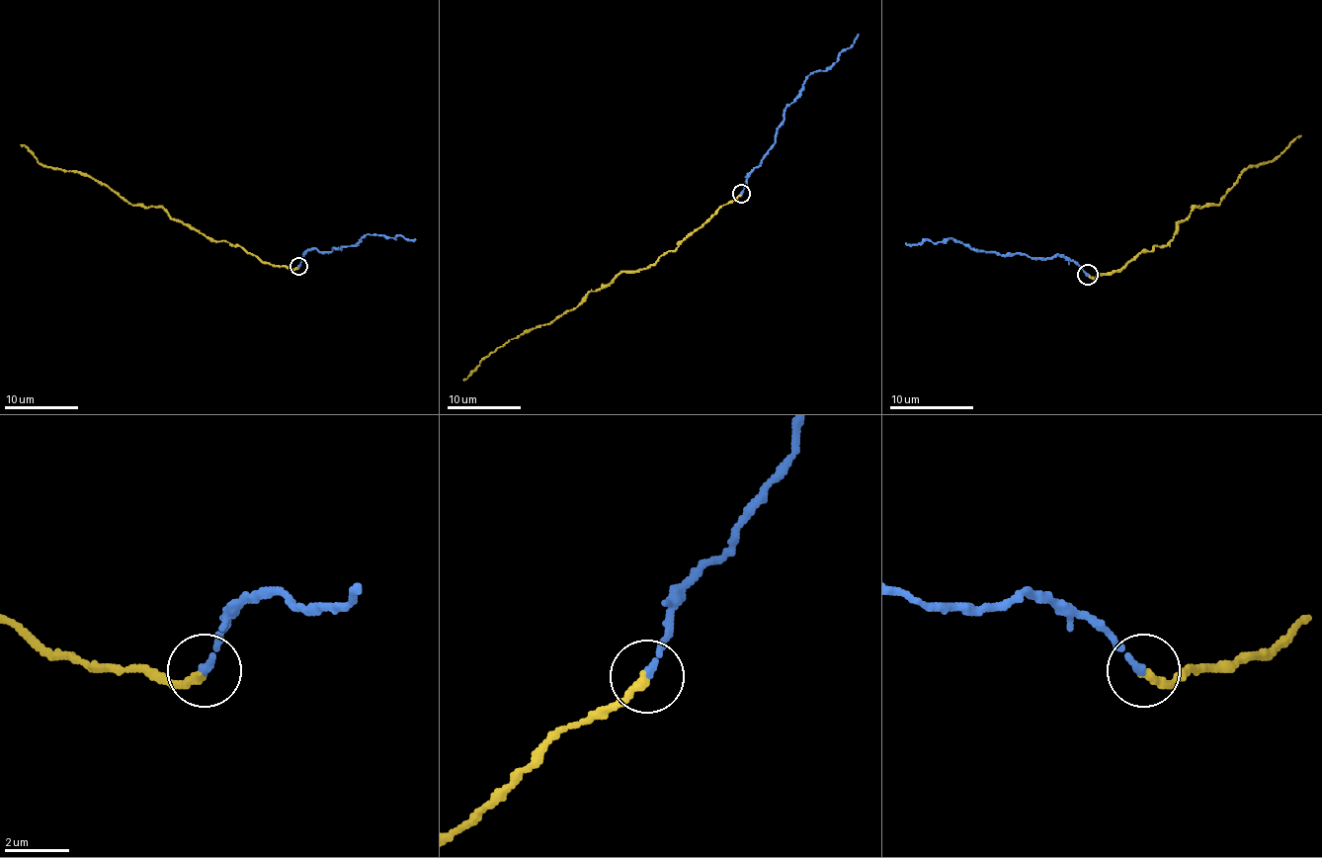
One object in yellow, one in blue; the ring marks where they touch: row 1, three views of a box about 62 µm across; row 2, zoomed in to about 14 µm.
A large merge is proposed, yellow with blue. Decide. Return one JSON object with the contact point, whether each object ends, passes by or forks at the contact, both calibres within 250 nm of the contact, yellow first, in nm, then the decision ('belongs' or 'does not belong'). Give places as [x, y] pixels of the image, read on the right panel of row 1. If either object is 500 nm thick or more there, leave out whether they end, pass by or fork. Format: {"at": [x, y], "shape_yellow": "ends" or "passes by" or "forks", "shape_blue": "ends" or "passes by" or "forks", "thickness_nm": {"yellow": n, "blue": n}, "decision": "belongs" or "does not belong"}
{"at": [1088, 275], "shape_yellow": "ends", "shape_blue": "ends", "thickness_nm": {"yellow": 300, "blue": 240}, "decision": "belongs"}

